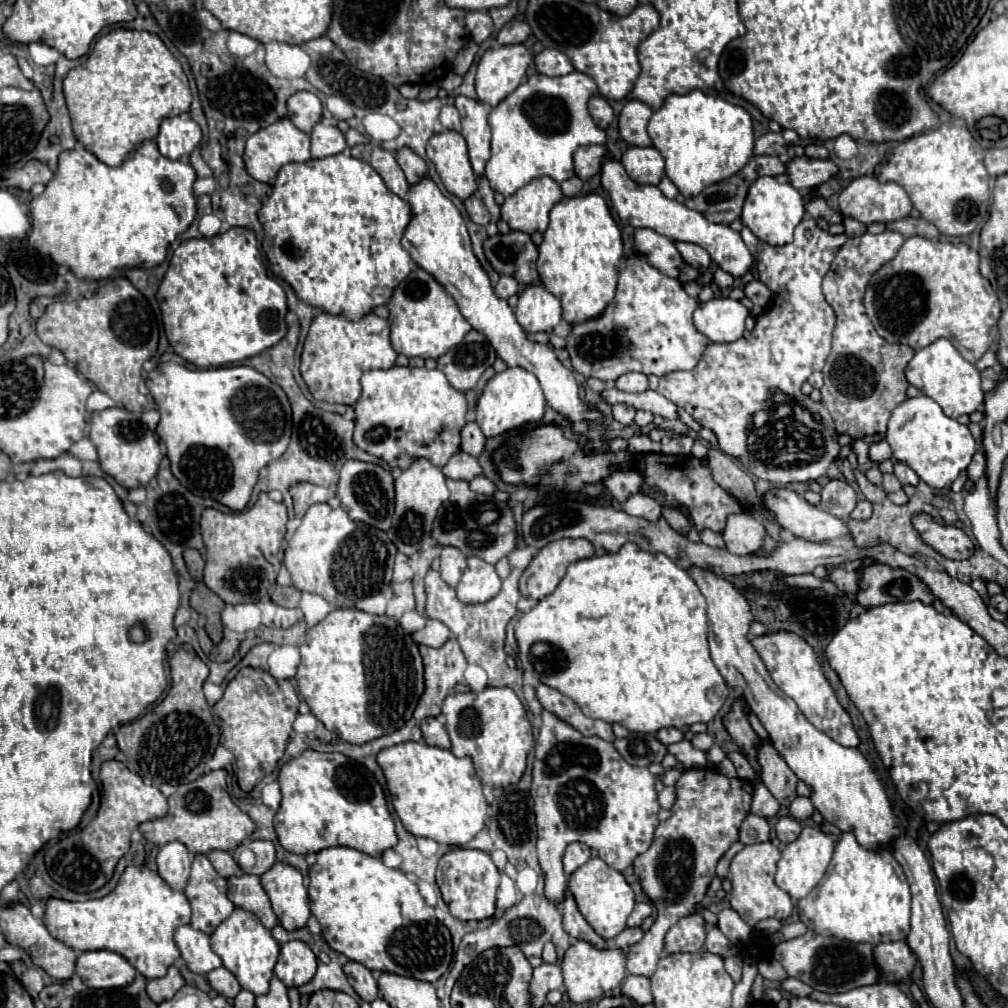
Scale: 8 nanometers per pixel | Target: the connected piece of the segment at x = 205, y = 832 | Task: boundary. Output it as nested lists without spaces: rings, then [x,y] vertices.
[[[223,769],[211,771],[193,783],[179,785],[177,791],[169,797],[169,813],[161,819],[145,821],[139,825],[139,831],[147,841],[155,845],[165,845],[169,841],[181,841],[191,853],[209,853],[213,849],[233,851],[241,845],[255,829],[255,823],[247,813],[243,813],[225,791],[225,777]]]

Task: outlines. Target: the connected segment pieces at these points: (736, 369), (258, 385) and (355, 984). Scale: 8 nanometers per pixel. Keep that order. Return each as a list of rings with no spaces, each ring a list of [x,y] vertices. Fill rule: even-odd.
[[[805,217],[797,225],[795,239],[789,245],[781,245],[781,247],[767,245],[761,239],[757,239],[747,227],[741,229],[741,237],[757,261],[759,279],[765,281],[767,287],[773,291],[773,303],[769,311],[757,317],[755,329],[749,339],[709,345],[701,363],[693,371],[673,371],[663,375],[659,379],[657,391],[661,391],[661,395],[665,395],[681,409],[685,409],[703,427],[711,429],[719,439],[721,451],[739,459],[759,479],[771,481],[775,485],[787,485],[793,481],[813,481],[813,479],[819,479],[829,469],[829,465],[837,459],[839,443],[837,443],[837,433],[829,411],[821,403],[815,403],[809,397],[805,397],[801,393],[801,385],[803,381],[807,381],[807,377],[813,371],[819,371],[825,367],[825,361],[831,353],[835,315],[833,315],[833,309],[825,303],[825,297],[821,293],[821,279],[829,271],[831,261],[835,259],[837,251],[841,249],[847,237],[831,235],[825,229],[819,229],[813,217]],[[763,409],[769,409],[767,411],[769,417],[763,425],[759,425],[759,419],[753,419],[753,415]]]
[[[175,361],[159,363],[147,375],[147,387],[161,413],[157,435],[167,447],[173,475],[195,495],[209,497],[233,511],[245,509],[259,471],[273,459],[281,457],[291,437],[291,407],[283,389],[271,383],[253,367],[235,365],[219,369],[187,369]]]
[[[349,961],[345,967],[343,967],[351,987],[355,989],[355,993],[363,999],[363,1001],[375,1001],[379,997],[379,987],[377,987],[377,981],[373,977],[373,973],[361,965],[361,963],[355,963],[355,961]]]

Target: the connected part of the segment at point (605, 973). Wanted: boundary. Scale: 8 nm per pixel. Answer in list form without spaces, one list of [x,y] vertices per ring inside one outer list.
[[[579,941],[569,947],[561,961],[561,971],[565,979],[565,991],[571,997],[573,1003],[583,1003],[591,999],[601,999],[605,995],[611,995],[615,987],[621,985],[621,981],[627,977],[627,951],[619,947],[605,947],[597,949],[589,941]]]

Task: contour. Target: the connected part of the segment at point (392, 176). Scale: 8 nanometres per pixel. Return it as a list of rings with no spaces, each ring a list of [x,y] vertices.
[[[369,143],[369,145],[355,145],[351,149],[351,155],[357,157],[357,159],[361,159],[361,161],[365,161],[365,155],[367,155],[367,163],[383,177],[385,185],[395,195],[407,197],[409,183],[405,181],[405,175],[403,175],[403,171],[401,171],[401,167],[399,167],[399,163],[397,163],[397,159],[395,159],[393,153],[385,151],[379,145]]]

